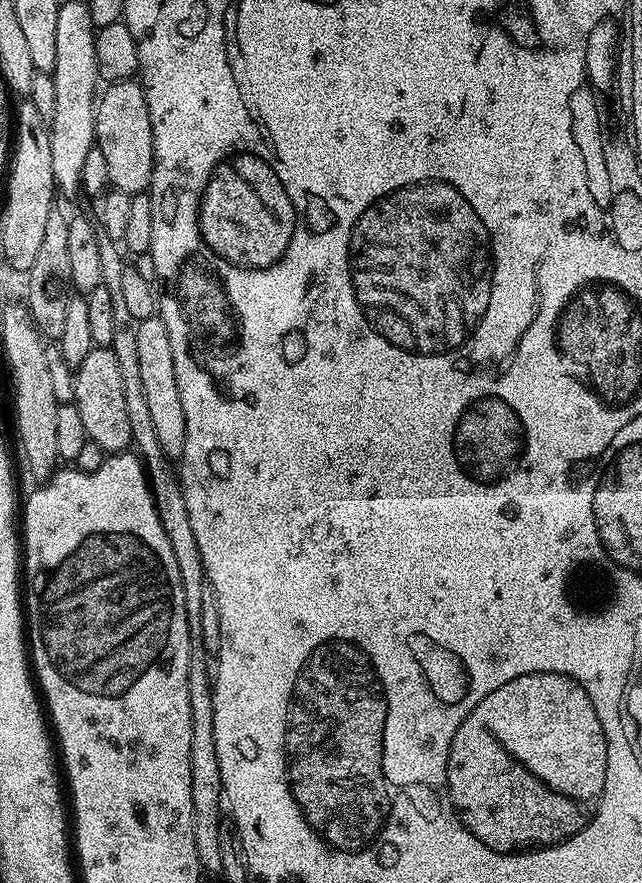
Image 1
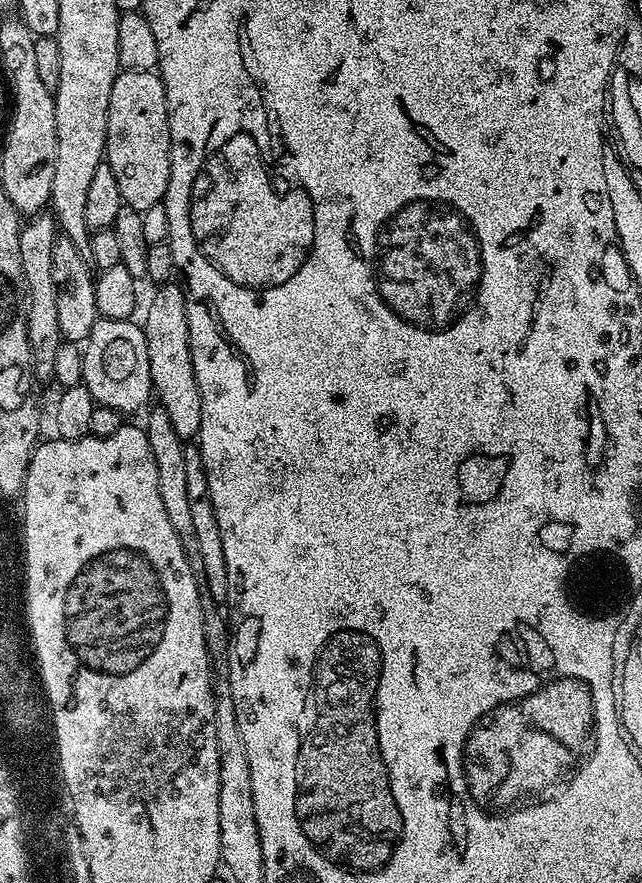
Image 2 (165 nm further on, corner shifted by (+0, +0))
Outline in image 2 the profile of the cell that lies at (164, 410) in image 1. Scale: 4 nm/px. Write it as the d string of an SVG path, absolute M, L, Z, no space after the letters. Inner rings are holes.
M176 282L159 285L155 291L142 319L146 350L150 358L152 390L155 399L160 399L159 407L174 426L174 434L178 434L180 440L192 442L199 437L202 426L202 394L198 394L198 382L194 378L185 291Z

